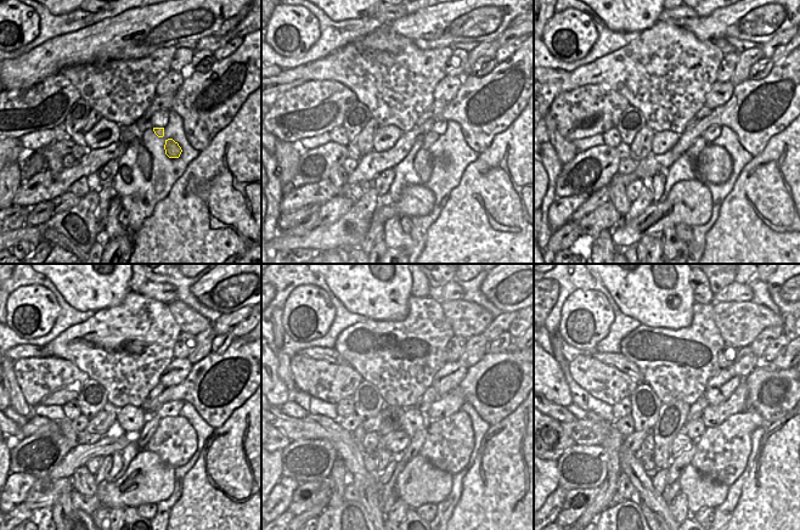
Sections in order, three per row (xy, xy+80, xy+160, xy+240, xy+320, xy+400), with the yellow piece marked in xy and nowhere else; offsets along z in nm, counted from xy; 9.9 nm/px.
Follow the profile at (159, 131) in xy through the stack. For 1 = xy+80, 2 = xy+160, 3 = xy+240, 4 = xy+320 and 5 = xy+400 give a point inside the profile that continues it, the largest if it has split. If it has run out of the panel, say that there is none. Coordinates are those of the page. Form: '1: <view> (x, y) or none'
1: xy+80 (429, 137)
2: xy+160 (699, 144)
3: xy+240 (152, 422)
4: xy+320 (417, 441)
5: xy+400 (677, 464)

